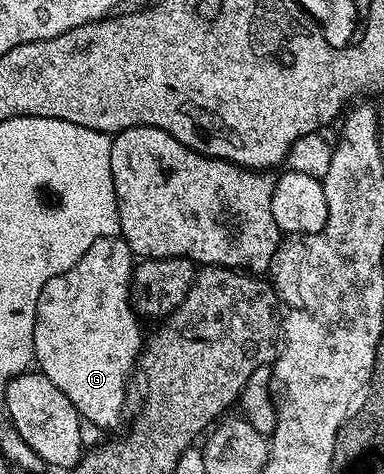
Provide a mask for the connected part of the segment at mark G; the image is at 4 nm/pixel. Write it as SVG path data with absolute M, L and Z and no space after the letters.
M101 238L76 260L76 264L72 264L72 268L68 268L68 272L48 280L38 293L33 361L56 388L72 400L79 415L89 425L91 422L102 430L114 430L122 422L122 413L126 410L126 385L130 382L130 373L135 373L144 345L143 323L130 305L130 281L135 265L136 255L130 251L125 238Z

